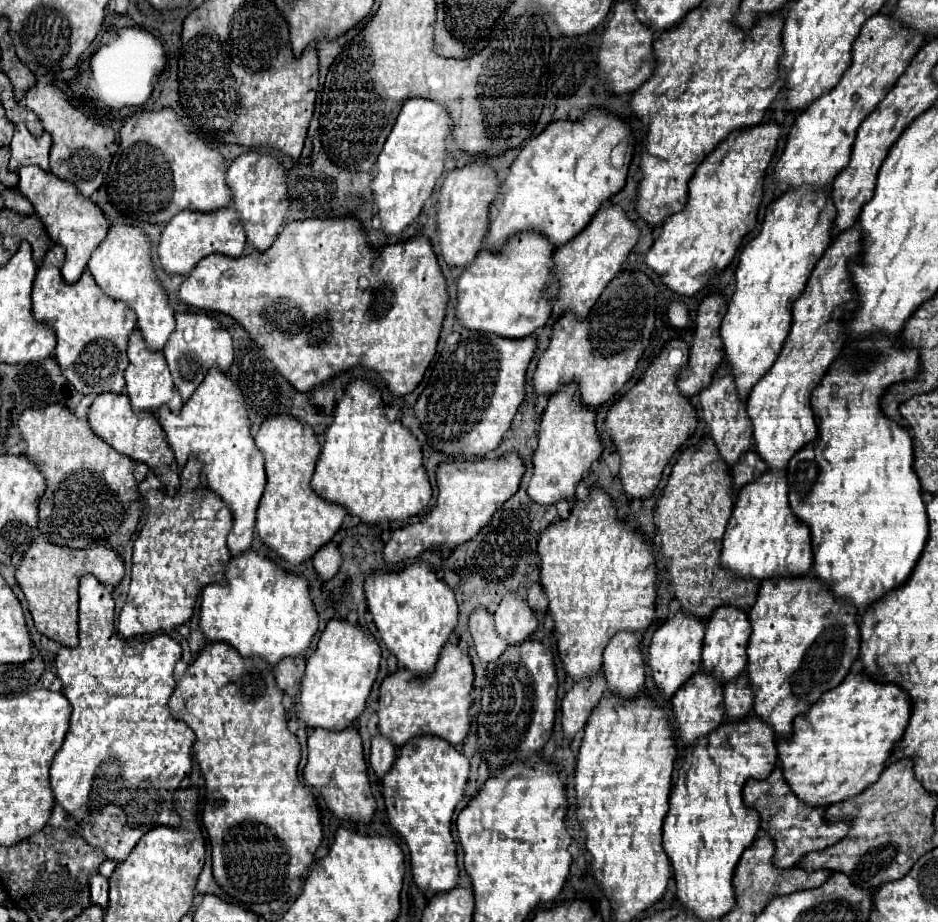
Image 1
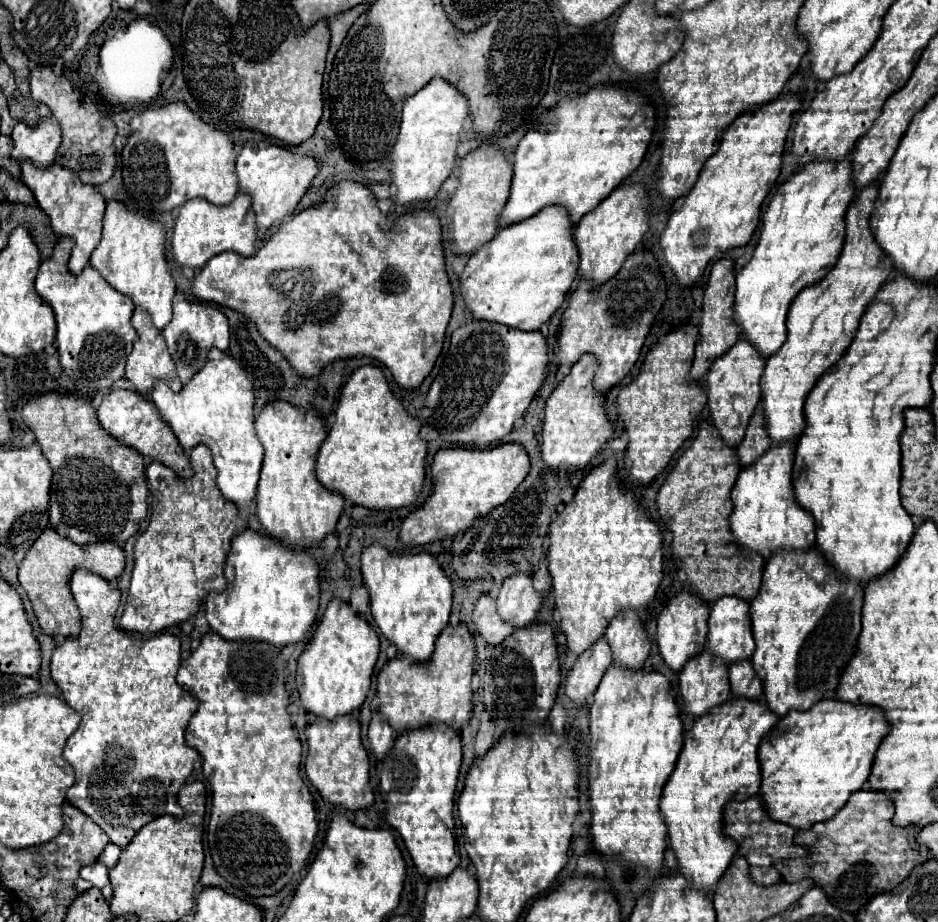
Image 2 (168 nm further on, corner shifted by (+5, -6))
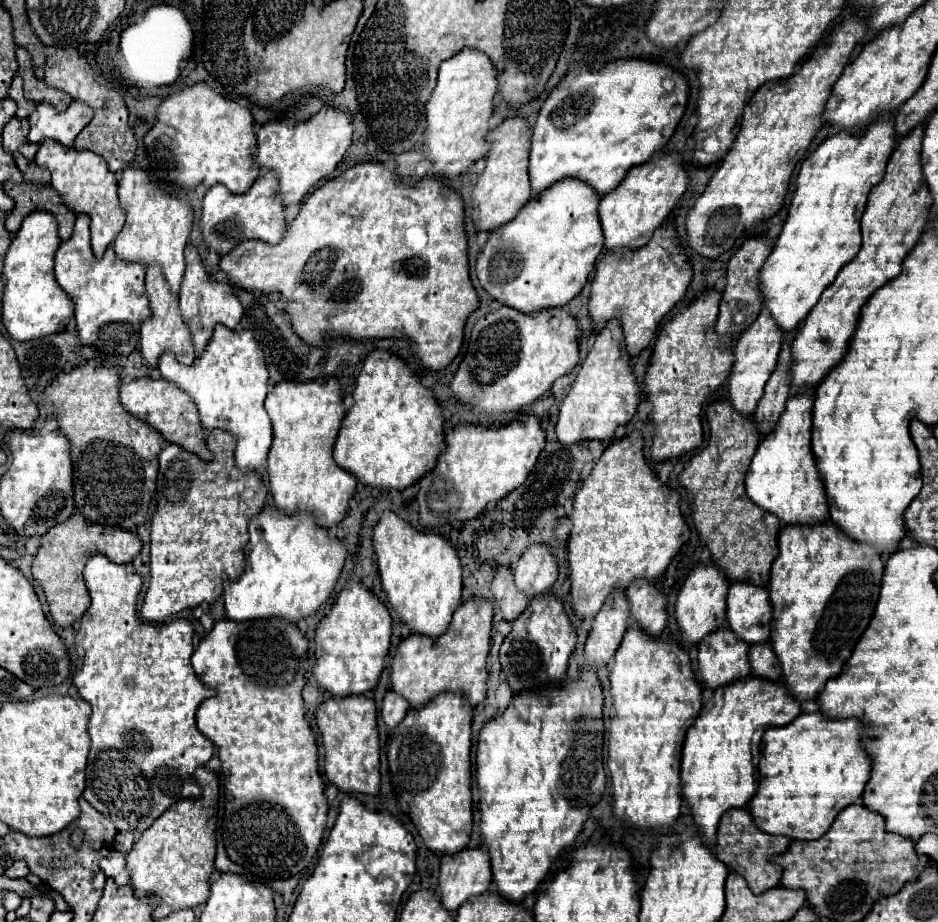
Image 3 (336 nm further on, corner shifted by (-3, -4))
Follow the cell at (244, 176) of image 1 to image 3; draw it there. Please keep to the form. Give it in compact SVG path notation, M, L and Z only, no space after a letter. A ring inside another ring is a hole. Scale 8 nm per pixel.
M316 96L302 100L284 120L268 122L256 134L256 162L262 170L274 172L280 182L280 200L282 204L298 204L306 198L306 194L324 180L338 162L344 158L350 142L352 142L352 124L348 122L348 114L344 110L334 110L326 106Z

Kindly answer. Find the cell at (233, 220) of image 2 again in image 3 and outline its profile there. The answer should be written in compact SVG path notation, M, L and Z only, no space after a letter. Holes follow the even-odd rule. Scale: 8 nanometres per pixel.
M264 174L252 184L252 188L244 194L230 194L224 186L212 186L202 200L202 218L200 230L202 240L208 250L218 254L228 254L234 246L244 240L262 240L268 244L278 244L284 232L284 206L276 198L276 176Z

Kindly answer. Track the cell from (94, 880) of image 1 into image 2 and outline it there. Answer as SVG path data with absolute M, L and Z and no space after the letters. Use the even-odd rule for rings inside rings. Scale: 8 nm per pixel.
M100 860L90 864L90 866L84 866L80 870L80 876L84 876L84 880L90 880L94 886L98 886L106 900L112 898L112 886L110 886L110 880L108 880L108 868Z

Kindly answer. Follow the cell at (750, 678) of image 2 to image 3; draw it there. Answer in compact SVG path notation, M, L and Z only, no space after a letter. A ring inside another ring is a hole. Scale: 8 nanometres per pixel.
M770 644L752 646L748 656L750 656L750 668L752 668L754 676L772 680L772 682L776 682L780 678L780 666L776 662L776 654L772 654Z

